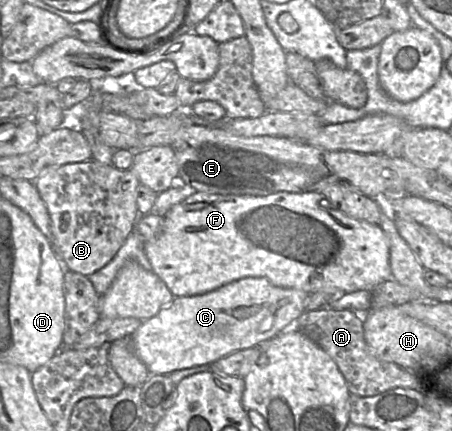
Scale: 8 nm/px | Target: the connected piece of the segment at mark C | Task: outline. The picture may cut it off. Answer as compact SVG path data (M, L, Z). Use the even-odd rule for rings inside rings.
M248 277L202 295L174 296L170 304L152 318L143 321L133 332L133 347L151 374L169 375L176 370L212 364L236 351L257 346L295 327L299 317L306 311L305 301L309 295L305 291L277 287L266 278Z

